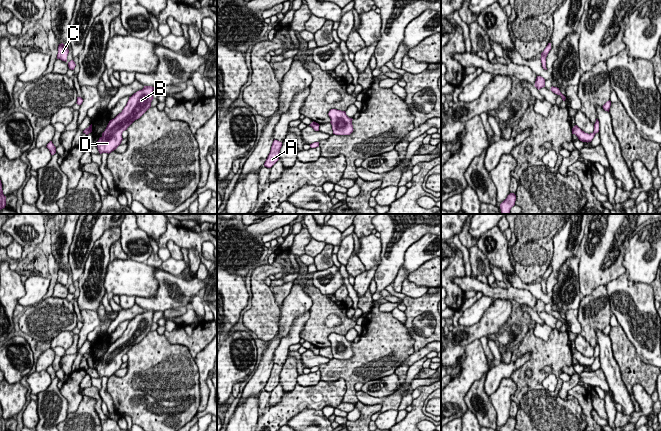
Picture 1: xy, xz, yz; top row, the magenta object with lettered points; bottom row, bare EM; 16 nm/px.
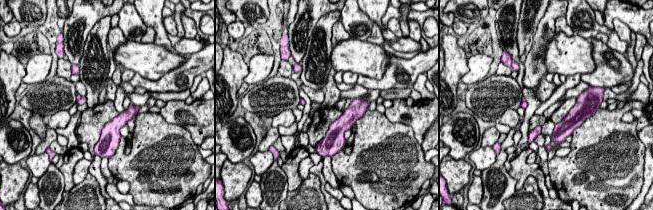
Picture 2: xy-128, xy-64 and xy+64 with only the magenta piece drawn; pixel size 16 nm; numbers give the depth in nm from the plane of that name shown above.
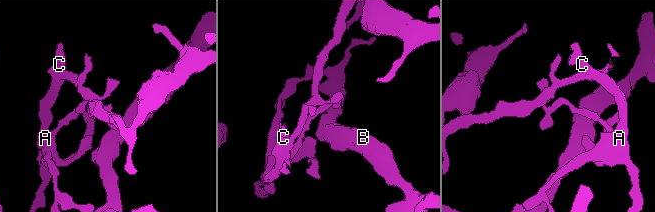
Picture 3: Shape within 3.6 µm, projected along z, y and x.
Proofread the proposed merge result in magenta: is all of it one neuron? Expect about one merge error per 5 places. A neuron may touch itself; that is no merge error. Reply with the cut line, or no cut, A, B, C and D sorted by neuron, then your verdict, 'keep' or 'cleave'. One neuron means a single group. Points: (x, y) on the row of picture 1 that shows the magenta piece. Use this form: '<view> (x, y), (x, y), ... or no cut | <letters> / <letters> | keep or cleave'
no cut | A B C D | keep

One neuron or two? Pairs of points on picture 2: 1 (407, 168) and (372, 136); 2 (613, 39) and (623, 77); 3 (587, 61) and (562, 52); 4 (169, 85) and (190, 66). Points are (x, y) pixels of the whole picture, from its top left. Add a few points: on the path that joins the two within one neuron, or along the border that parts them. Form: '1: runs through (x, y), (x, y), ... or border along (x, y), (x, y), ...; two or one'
1: runs through (398, 162), (381, 145); one
2: border along (605, 43), (612, 49), (624, 54); two
3: runs through (581, 61), (575, 55), (568, 55); one
4: runs through (174, 79), (176, 73), (184, 70); one

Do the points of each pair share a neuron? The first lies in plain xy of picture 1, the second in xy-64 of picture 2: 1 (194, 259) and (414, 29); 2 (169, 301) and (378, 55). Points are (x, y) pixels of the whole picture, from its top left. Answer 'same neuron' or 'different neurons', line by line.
1: same neuron
2: different neurons

